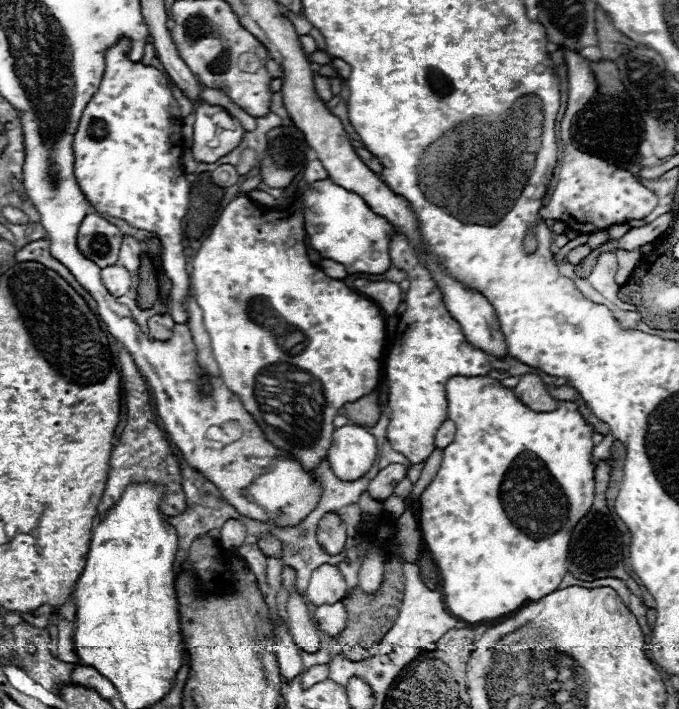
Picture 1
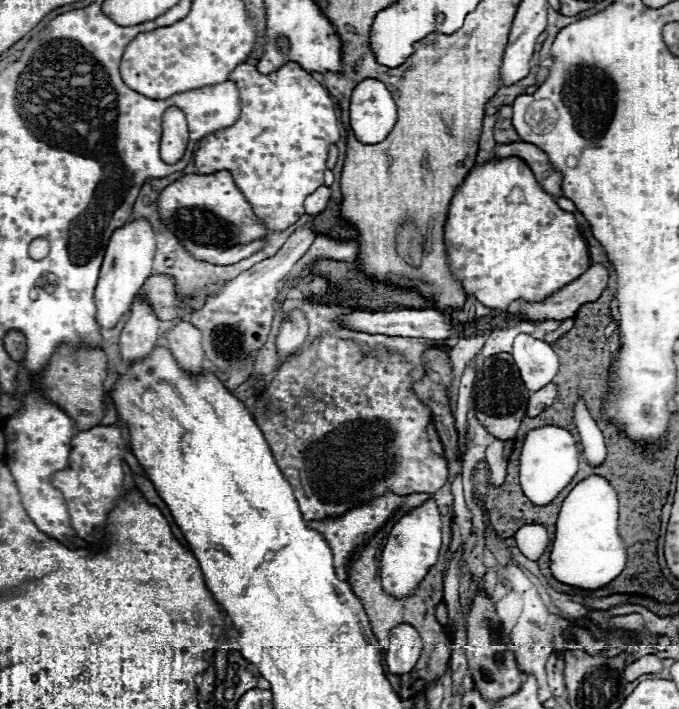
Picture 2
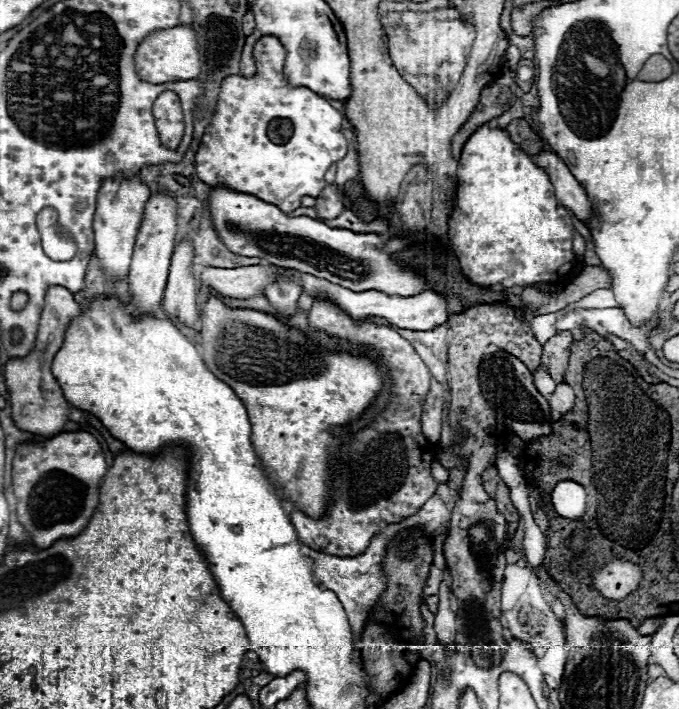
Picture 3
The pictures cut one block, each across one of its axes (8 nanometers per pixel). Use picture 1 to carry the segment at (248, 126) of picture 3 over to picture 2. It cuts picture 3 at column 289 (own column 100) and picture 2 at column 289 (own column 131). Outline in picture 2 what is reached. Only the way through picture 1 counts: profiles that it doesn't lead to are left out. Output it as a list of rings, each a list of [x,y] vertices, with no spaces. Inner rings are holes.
[[[286,62],[272,74],[260,74],[255,68],[243,63],[236,66],[230,74],[228,80],[232,80],[240,92],[240,116],[232,126],[216,130],[200,140],[194,160],[198,174],[230,170],[238,188],[254,206],[256,216],[264,220],[264,226],[268,230],[276,232],[294,224],[304,214],[306,196],[310,196],[324,184],[328,148],[340,140],[340,134],[336,126],[334,102],[330,100],[328,90],[296,62]]]

